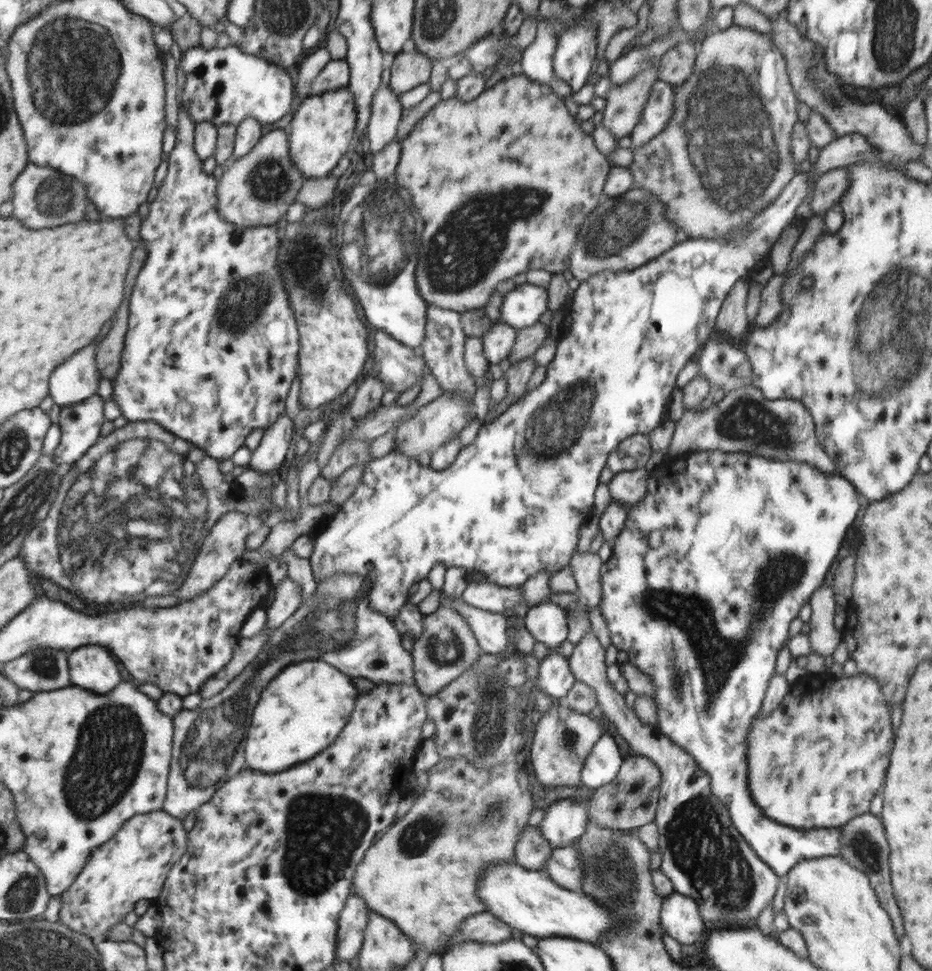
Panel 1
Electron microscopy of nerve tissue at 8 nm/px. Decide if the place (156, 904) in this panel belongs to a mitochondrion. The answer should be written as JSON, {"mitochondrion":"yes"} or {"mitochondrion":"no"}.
{"mitochondrion":"no"}

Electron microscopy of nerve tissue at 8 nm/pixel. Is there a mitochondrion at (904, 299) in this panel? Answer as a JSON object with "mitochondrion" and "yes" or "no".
{"mitochondrion":"yes"}

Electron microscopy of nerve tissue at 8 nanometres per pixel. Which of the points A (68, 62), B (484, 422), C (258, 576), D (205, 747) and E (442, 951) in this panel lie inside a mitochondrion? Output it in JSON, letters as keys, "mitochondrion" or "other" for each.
{"A":"mitochondrion","B":"other","C":"other","D":"mitochondrion","E":"other"}

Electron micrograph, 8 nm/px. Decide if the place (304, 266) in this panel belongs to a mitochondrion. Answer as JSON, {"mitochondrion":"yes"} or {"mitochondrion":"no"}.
{"mitochondrion":"yes"}

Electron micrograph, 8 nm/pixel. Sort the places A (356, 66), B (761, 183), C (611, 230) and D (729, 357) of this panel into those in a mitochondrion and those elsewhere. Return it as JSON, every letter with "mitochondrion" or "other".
{"A":"other","B":"mitochondrion","C":"mitochondrion","D":"other"}

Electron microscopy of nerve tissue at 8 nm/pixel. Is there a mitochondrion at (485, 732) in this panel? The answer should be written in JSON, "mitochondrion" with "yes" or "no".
{"mitochondrion":"yes"}

